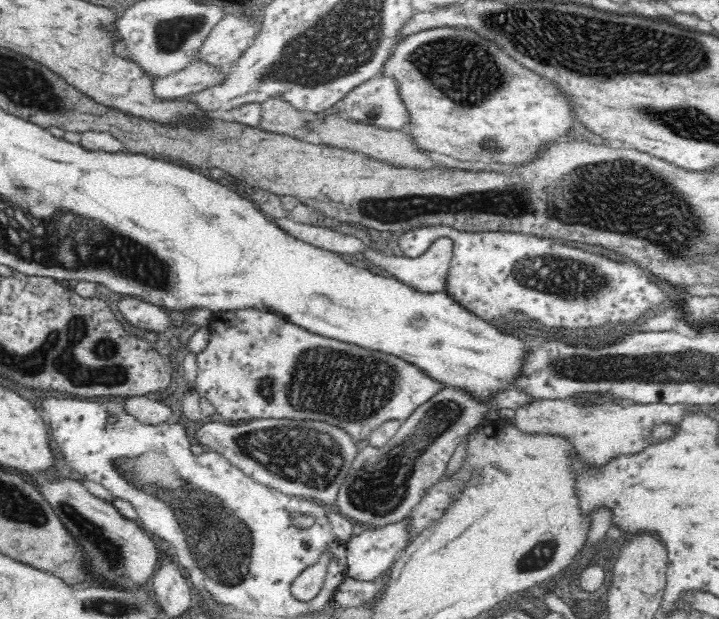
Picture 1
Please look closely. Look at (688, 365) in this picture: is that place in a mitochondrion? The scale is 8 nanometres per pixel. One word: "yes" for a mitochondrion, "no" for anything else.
yes

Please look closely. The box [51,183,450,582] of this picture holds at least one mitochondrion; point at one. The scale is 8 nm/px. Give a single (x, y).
(349, 388)

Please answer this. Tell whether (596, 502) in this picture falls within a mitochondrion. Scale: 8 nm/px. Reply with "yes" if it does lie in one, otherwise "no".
no

